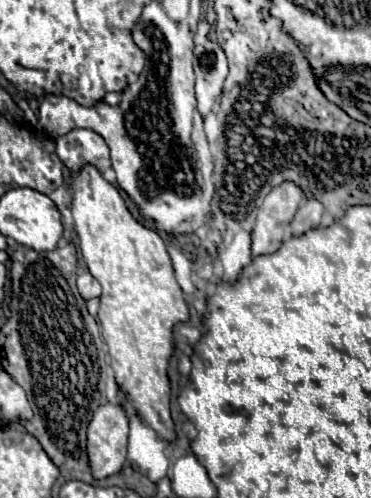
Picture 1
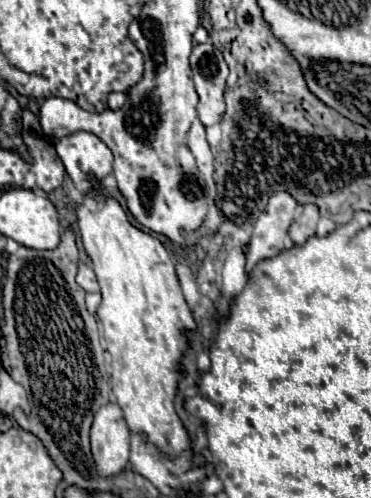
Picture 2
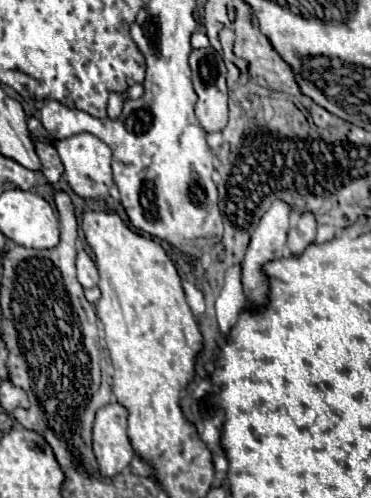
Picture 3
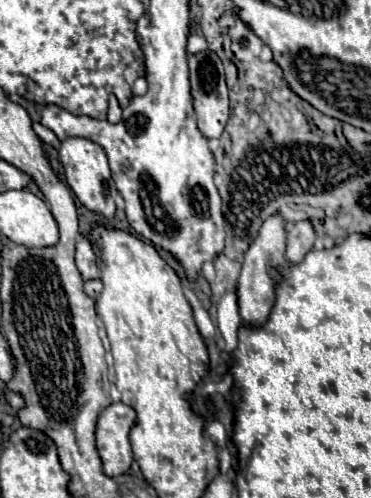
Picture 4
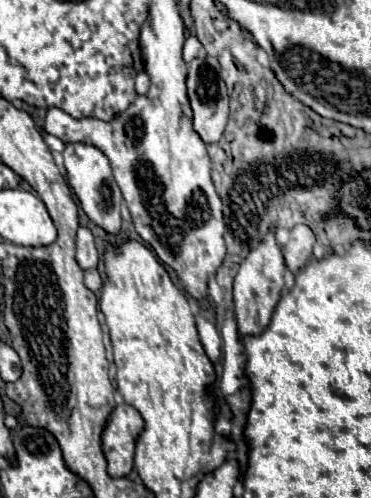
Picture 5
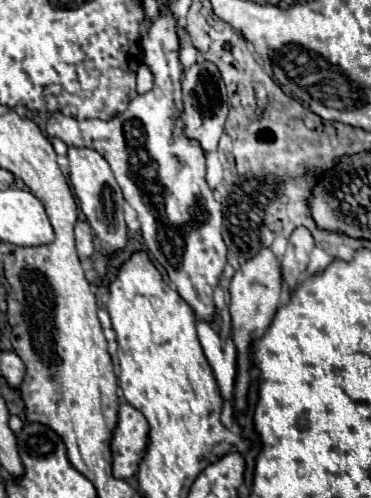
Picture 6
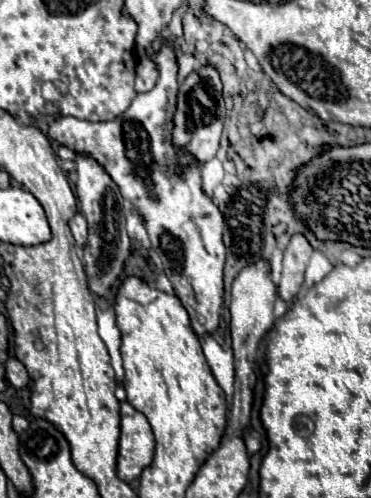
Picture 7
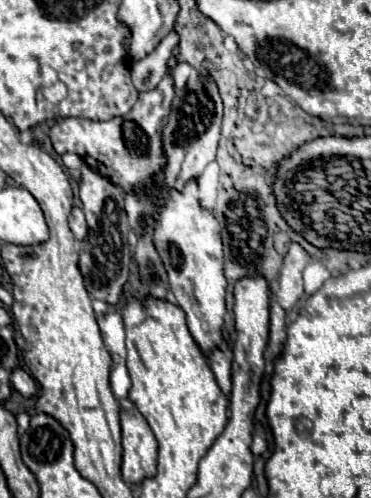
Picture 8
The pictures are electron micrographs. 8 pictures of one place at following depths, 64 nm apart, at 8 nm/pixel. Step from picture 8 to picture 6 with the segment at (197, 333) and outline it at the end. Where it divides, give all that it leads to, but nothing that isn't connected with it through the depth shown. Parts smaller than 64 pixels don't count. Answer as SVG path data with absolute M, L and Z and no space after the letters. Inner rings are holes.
M164 10L164 14L150 26L148 34L142 36L142 54L144 62L150 66L154 74L154 88L142 96L136 96L128 110L120 116L104 122L104 120L76 120L70 116L64 116L60 112L52 114L46 132L52 138L60 138L66 146L76 148L94 148L112 168L116 182L126 198L126 202L138 212L138 220L142 224L142 236L146 240L148 250L154 254L154 258L164 266L168 278L176 284L176 292L186 300L186 304L192 308L192 312L204 320L212 322L216 314L214 306L214 288L220 282L220 274L226 264L226 244L222 240L222 208L214 200L212 190L208 188L204 174L206 174L206 156L198 144L192 140L186 140L183 133L183 124L180 119L180 104L182 104L182 92L180 92L180 80L182 80L182 64L178 60L178 34L176 34L176 22L172 20L170 12Z

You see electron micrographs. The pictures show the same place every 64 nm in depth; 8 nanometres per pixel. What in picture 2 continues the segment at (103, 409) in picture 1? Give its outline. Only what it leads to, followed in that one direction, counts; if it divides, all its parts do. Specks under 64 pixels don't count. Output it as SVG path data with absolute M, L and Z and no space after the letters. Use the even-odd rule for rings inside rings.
M110 402L96 412L90 442L100 476L114 476L126 468L130 458L130 430L118 404Z

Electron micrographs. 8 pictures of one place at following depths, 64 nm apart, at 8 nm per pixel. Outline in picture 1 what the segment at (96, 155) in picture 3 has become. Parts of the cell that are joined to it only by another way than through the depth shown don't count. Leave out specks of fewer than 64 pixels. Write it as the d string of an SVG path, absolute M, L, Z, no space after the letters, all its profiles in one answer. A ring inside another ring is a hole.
M86 128L56 138L56 154L72 174L78 174L84 166L96 166L102 174L110 168L110 148L100 134Z

